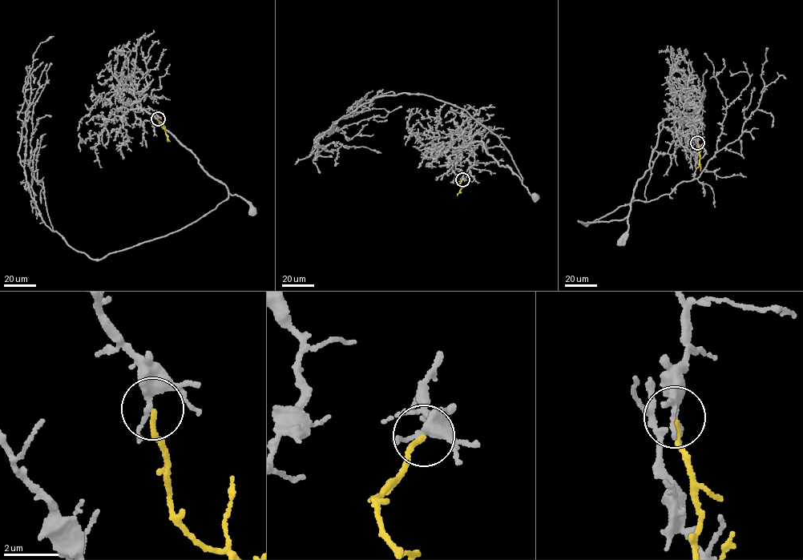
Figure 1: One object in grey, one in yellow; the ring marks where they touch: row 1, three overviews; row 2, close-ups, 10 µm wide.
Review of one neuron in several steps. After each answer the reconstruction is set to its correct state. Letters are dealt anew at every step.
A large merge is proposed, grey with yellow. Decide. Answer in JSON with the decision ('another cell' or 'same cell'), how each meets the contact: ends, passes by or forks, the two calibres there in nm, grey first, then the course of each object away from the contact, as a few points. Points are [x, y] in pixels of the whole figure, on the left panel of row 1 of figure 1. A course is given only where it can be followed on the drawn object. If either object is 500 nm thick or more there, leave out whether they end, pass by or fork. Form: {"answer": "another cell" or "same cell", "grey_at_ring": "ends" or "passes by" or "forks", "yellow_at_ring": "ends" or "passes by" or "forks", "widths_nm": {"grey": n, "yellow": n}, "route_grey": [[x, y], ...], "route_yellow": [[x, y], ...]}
{"answer": "same cell", "grey_at_ring": "passes by", "yellow_at_ring": "ends", "widths_nm": {"grey": 240, "yellow": 160}, "route_grey": [[158, 118], [151, 109], [126, 111], [139, 108], [152, 114], [252, 211]], "route_yellow": [[158, 118], [167, 142]]}

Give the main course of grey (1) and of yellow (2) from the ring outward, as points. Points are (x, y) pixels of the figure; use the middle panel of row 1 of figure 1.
1: (462, 179), (456, 155), (445, 152), (482, 141), (535, 196)
2: (462, 179), (457, 195)

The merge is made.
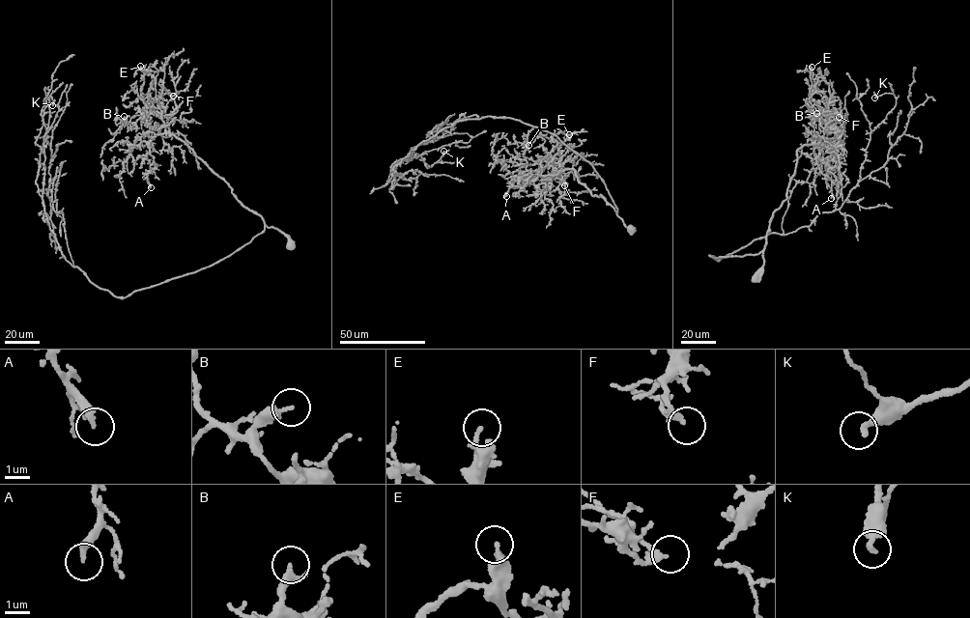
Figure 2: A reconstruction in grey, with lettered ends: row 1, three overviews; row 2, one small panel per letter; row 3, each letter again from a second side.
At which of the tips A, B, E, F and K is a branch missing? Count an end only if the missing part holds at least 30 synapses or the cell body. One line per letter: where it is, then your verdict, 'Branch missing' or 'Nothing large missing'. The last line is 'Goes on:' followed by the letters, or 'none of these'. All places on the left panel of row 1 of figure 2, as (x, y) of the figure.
A: Place: (151, 187). Branch missing
B: Place: (124, 116). Nothing large missing
E: Place: (140, 66). Nothing large missing
F: Place: (173, 96). Nothing large missing
K: Place: (52, 105). Nothing large missing
Goes on: A

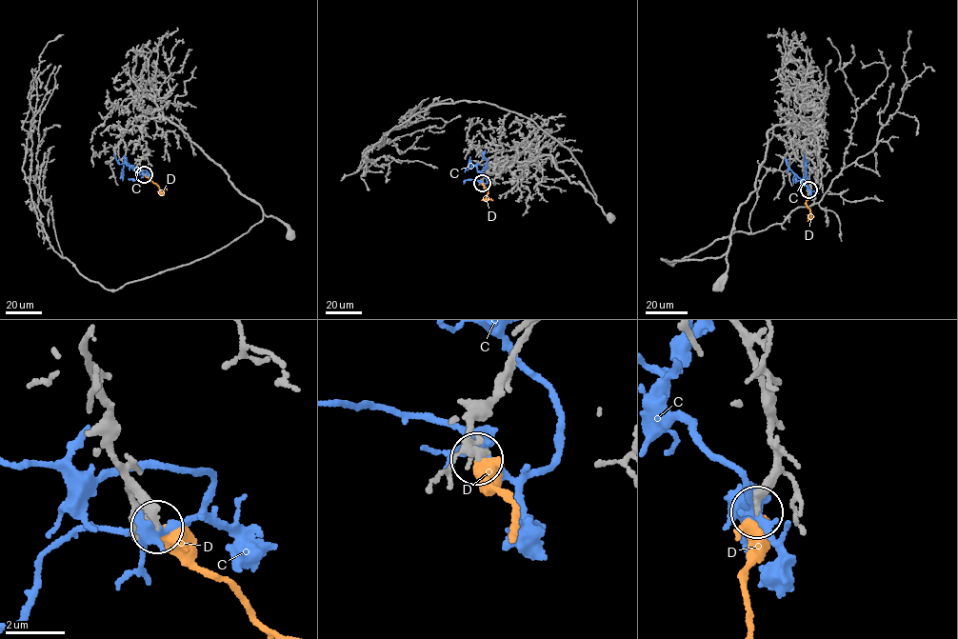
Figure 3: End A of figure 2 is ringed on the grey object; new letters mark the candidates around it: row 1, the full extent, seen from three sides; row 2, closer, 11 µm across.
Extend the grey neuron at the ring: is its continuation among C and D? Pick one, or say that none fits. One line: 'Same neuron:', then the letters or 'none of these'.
Same neuron: D

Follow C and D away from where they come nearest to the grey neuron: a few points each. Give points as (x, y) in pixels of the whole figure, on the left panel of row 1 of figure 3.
C: (143, 173), (147, 171), (134, 170), (125, 161), (122, 177), (121, 172)
D: (144, 174), (157, 185), (160, 191), (167, 189)

